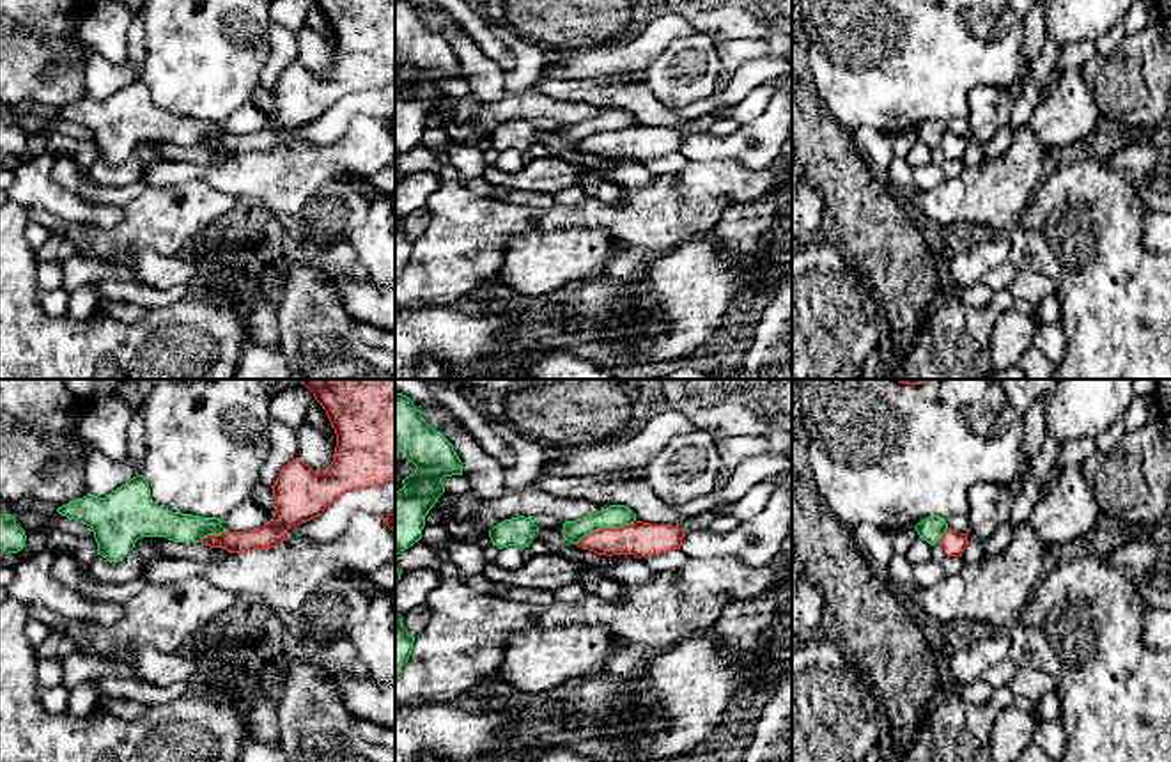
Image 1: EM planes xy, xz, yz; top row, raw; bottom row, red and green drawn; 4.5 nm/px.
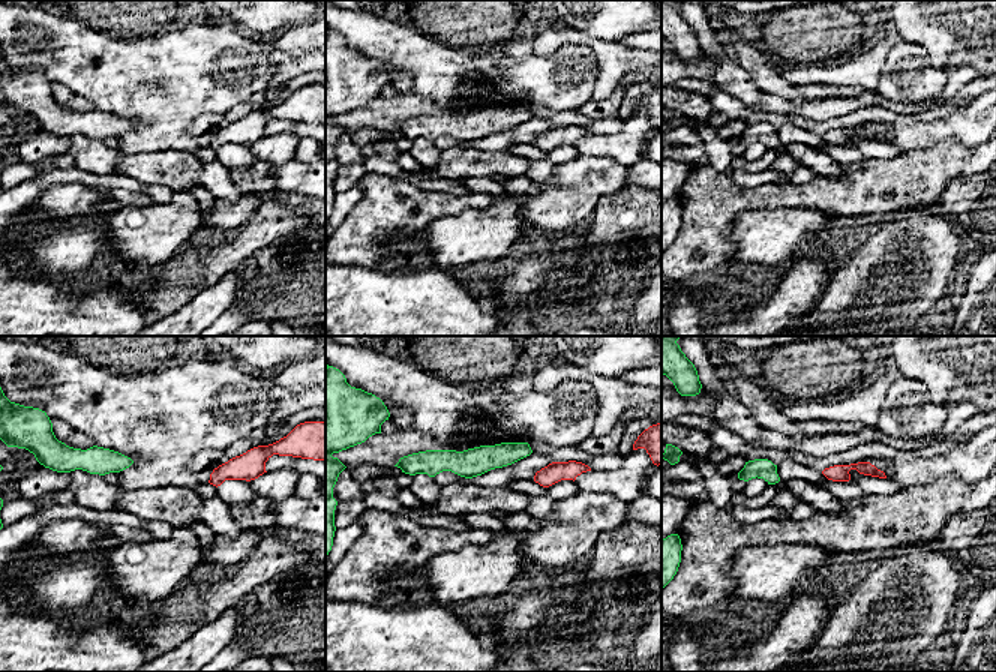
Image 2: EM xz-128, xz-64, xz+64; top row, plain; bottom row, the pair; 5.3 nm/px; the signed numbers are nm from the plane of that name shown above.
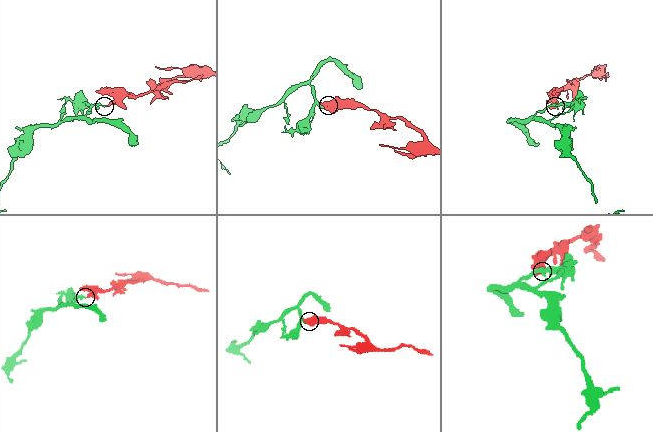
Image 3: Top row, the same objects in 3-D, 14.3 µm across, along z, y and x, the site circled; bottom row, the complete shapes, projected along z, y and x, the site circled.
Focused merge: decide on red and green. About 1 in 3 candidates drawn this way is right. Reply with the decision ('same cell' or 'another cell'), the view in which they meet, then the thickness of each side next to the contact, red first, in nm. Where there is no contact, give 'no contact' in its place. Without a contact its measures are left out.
another cell | xz | 160/110 nm

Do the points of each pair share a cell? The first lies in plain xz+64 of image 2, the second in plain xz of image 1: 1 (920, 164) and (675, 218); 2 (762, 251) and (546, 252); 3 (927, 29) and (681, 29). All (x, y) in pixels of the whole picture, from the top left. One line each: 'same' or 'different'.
1: same
2: same
3: different

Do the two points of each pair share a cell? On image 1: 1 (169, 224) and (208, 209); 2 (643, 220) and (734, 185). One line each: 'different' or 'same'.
1: same
2: same

